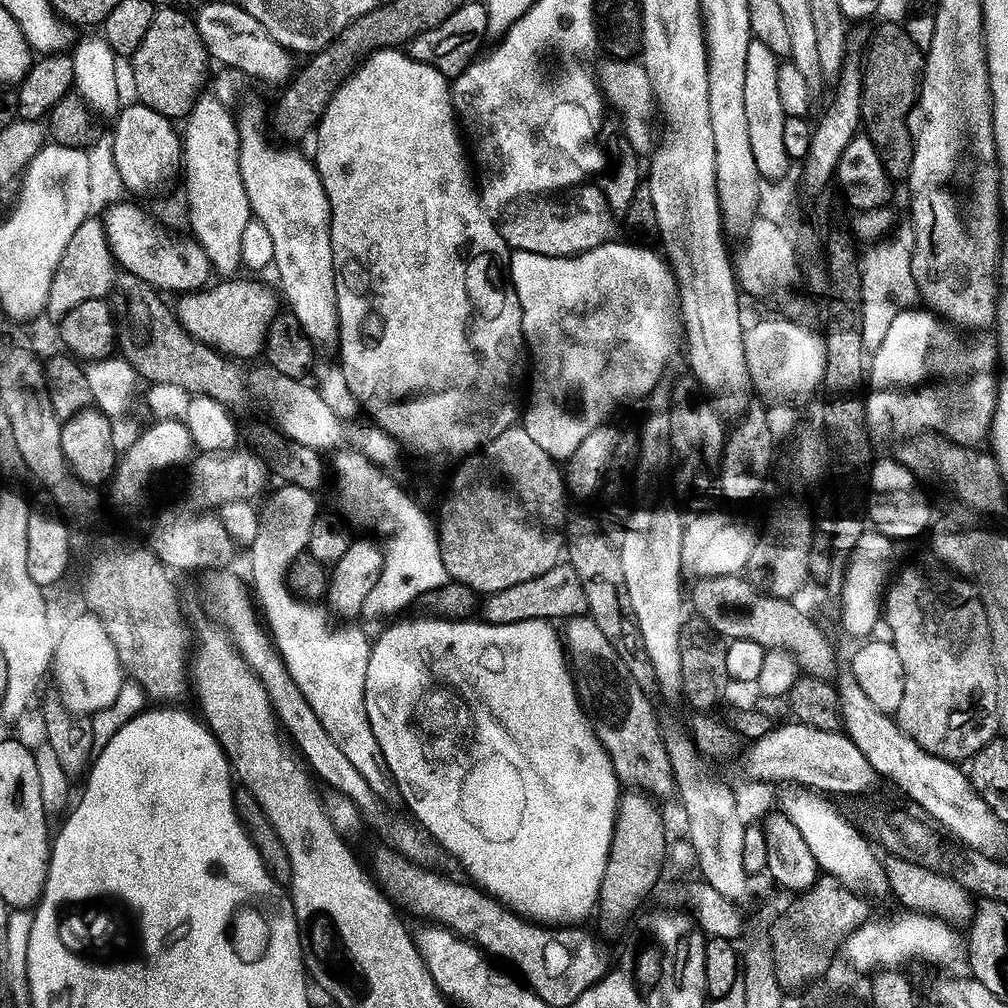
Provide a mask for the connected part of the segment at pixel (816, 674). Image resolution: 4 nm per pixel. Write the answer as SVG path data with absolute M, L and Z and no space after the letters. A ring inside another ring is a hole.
M743 575L705 576L697 579L693 584L688 600L698 617L708 628L709 626L726 640L742 640L756 642L765 650L786 649L796 660L797 669L806 676L822 679L822 681L835 681L840 674L836 652L824 634L823 630L800 608L795 601L787 598L774 597L762 591L751 579L744 579Z

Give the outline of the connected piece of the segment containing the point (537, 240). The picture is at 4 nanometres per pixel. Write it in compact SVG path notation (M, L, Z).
M585 182L571 193L569 200L551 204L551 199L540 198L520 212L508 225L503 225L504 239L515 251L546 254L550 258L577 256L617 239L616 220L611 206L606 202L604 189L599 183Z

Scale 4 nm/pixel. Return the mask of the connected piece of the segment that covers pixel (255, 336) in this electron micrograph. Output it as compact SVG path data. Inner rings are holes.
M224 278L219 282L213 283L207 290L185 292L179 297L180 300L174 304L176 317L180 319L180 325L184 327L195 340L201 340L218 352L223 352L229 358L235 358L237 361L245 362L251 356L260 356L265 351L265 340L268 334L268 328L275 320L278 307L278 292L275 287L267 288L264 284L259 284L259 279L248 278L252 280L236 280L240 278Z

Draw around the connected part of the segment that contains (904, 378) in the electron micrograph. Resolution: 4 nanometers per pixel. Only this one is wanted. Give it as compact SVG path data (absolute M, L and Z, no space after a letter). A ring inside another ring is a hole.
M920 306L905 308L890 322L880 345L871 353L870 380L871 376L873 392L866 396L869 421L884 420L888 412L896 412L894 424L902 431L928 429L956 445L980 446L989 439L998 387L998 349L991 335L965 334L931 310Z

